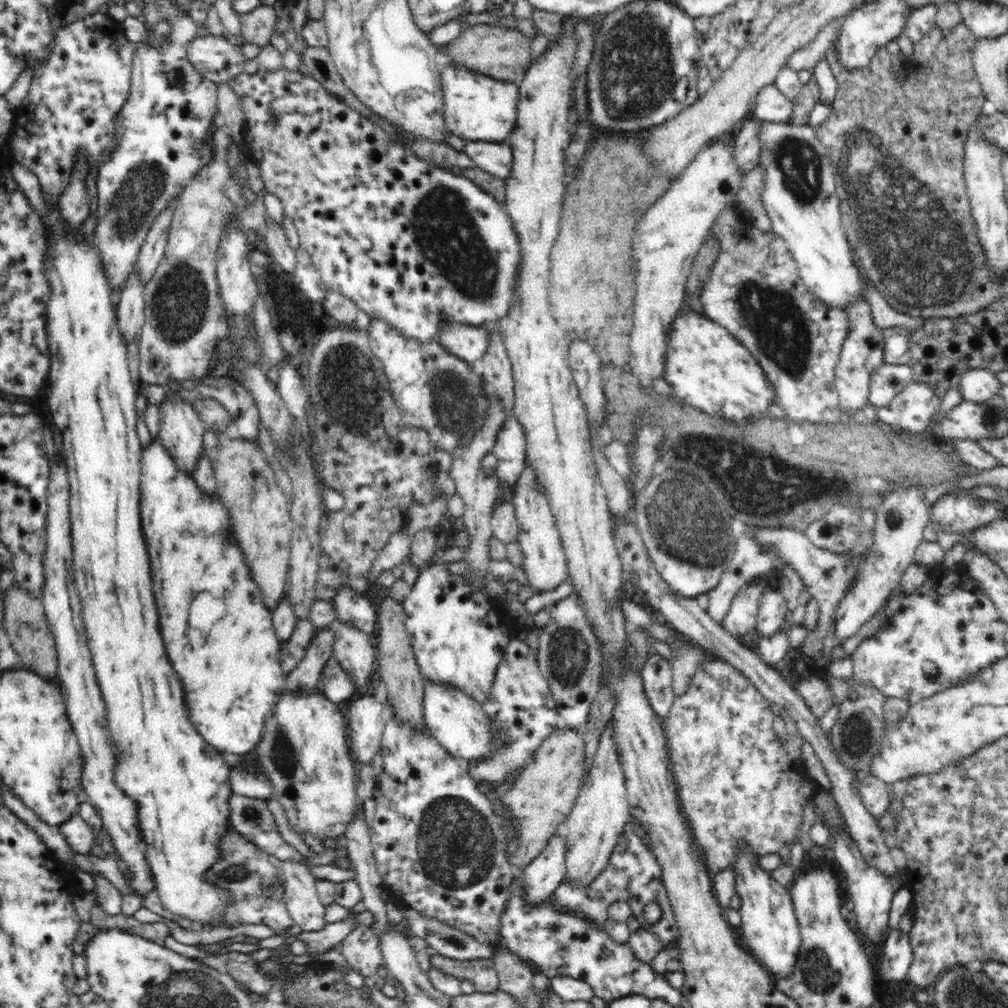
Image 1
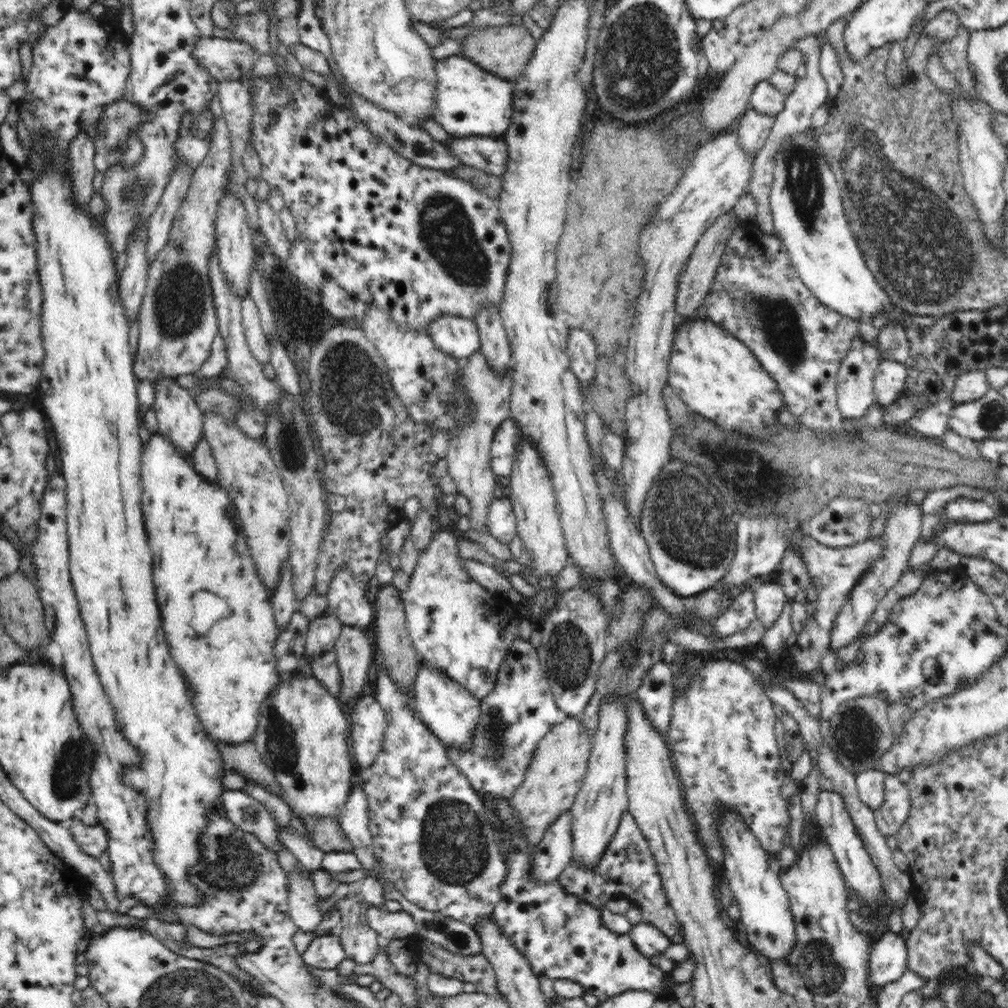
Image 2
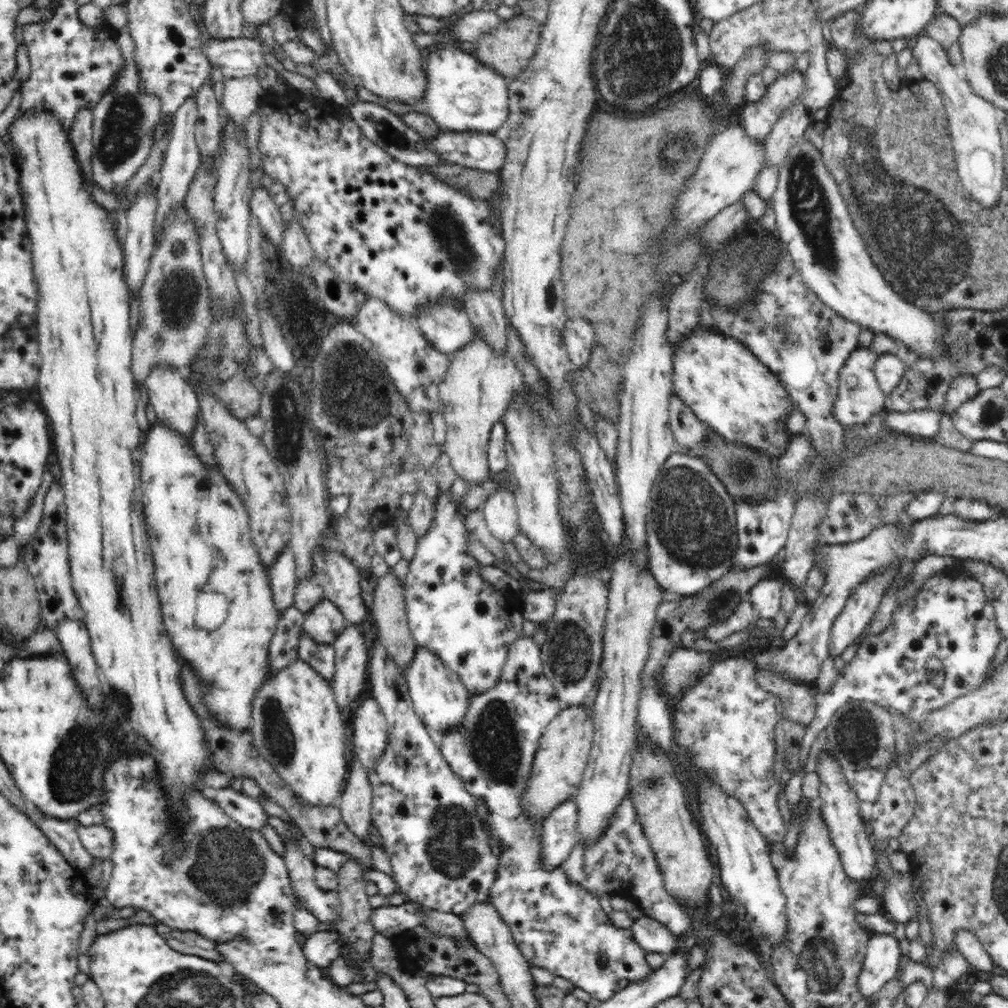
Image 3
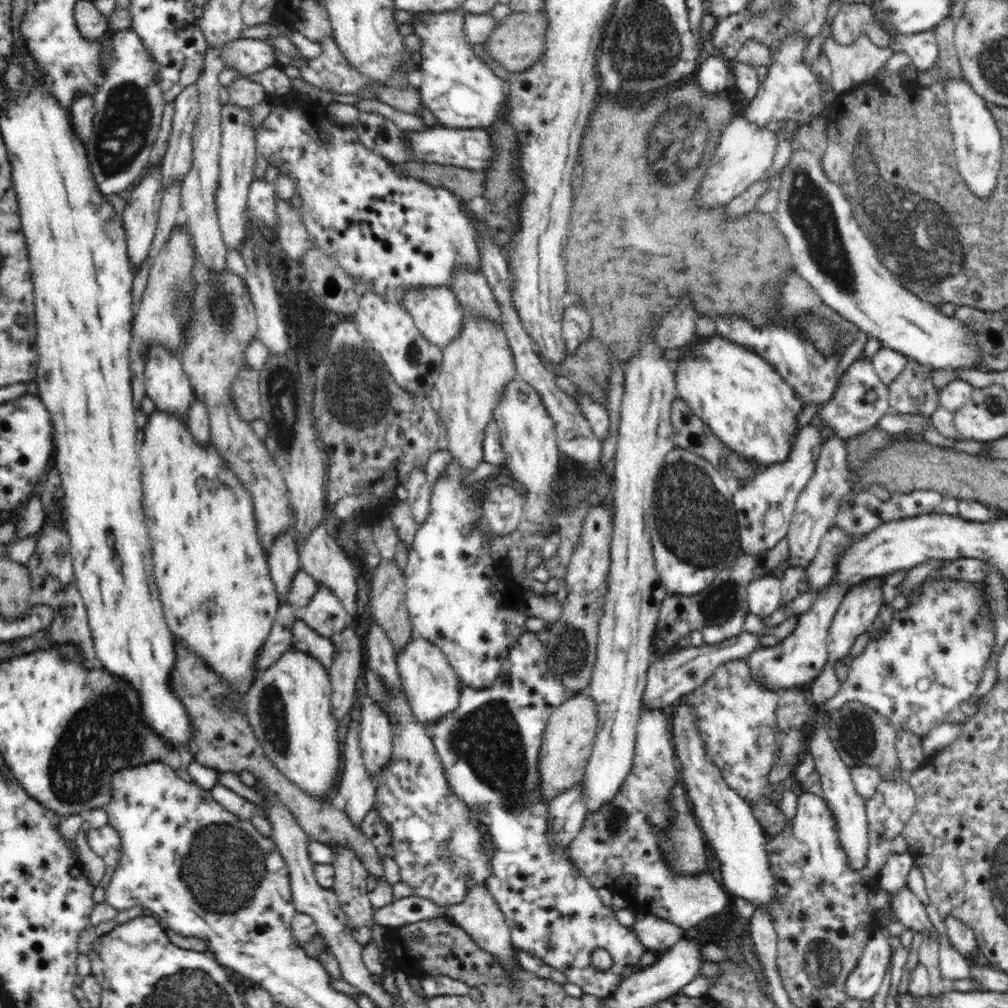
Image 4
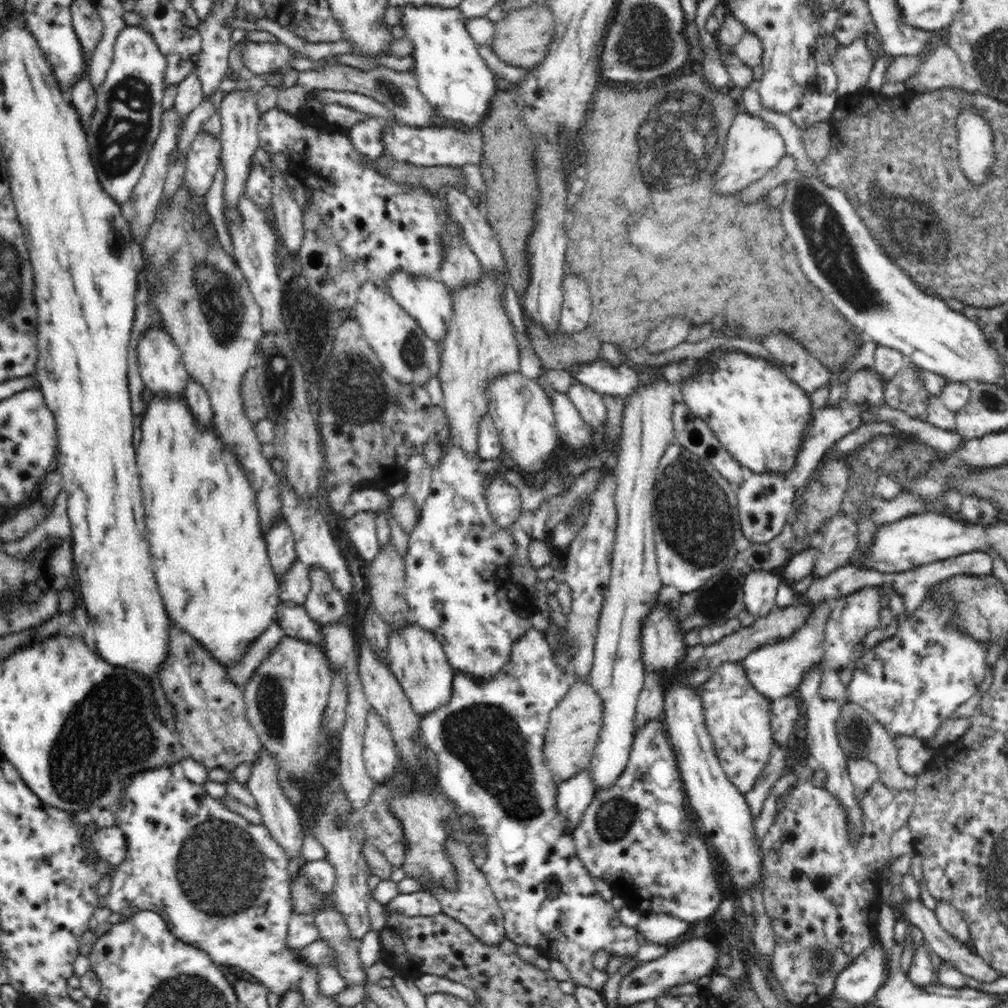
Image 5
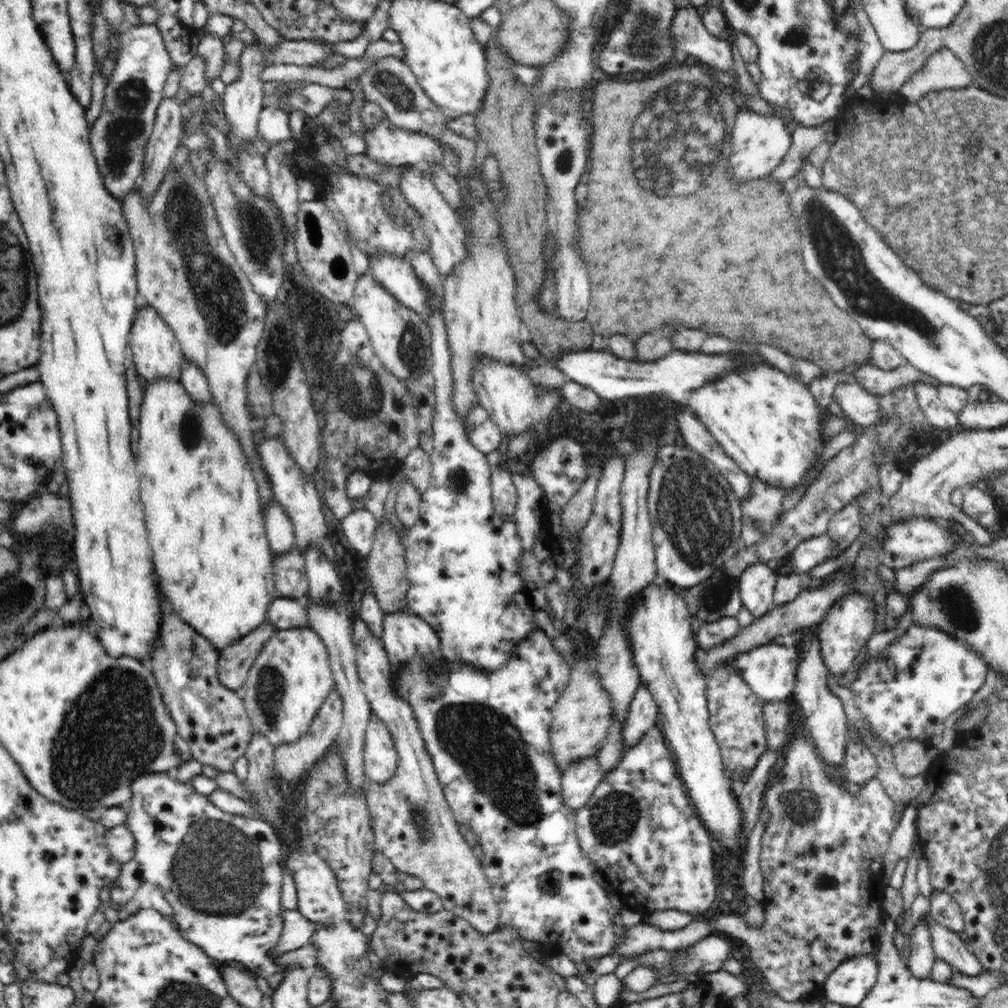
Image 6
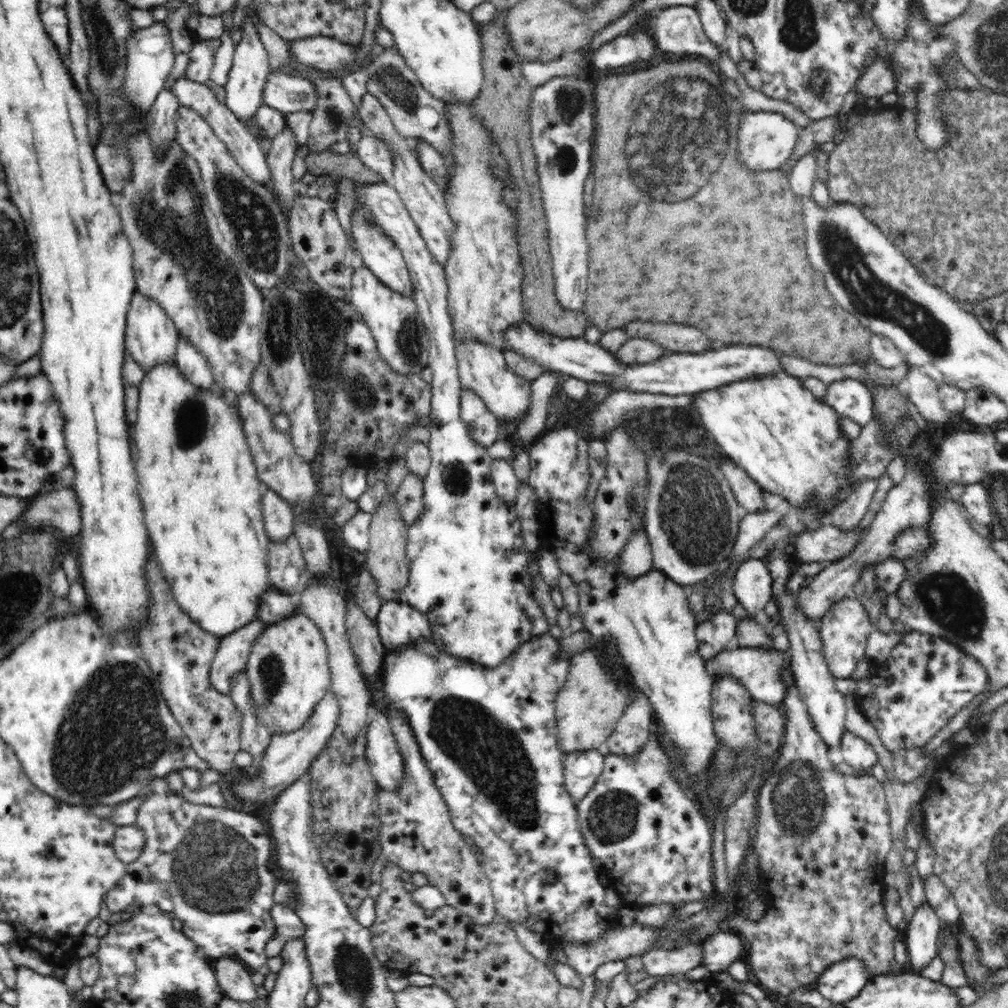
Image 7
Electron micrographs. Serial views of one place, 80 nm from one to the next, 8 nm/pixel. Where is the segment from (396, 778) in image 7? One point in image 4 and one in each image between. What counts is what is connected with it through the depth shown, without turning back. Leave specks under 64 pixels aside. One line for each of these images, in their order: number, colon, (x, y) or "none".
4: (375, 735)
5: (380, 754)
6: (380, 756)

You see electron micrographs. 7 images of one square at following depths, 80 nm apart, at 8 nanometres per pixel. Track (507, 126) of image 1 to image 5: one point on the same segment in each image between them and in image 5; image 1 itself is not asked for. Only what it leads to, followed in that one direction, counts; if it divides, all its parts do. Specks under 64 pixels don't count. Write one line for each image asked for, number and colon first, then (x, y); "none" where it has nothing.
2: (469, 101)
3: (463, 94)
4: (461, 90)
5: (456, 81)

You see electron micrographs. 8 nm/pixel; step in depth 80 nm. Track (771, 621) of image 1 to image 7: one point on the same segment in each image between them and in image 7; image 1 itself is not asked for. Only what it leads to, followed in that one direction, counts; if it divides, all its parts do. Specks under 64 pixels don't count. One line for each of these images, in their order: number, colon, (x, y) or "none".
2: (769, 598)
3: (765, 595)
4: (763, 594)
5: (759, 590)
6: (757, 583)
7: (752, 582)

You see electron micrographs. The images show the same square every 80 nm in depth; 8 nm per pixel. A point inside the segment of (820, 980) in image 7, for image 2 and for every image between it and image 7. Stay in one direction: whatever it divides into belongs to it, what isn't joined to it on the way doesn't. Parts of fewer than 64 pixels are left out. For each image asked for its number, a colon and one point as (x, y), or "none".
2: (887, 960)
3: (882, 958)
4: (864, 981)
5: (858, 982)
6: (850, 983)

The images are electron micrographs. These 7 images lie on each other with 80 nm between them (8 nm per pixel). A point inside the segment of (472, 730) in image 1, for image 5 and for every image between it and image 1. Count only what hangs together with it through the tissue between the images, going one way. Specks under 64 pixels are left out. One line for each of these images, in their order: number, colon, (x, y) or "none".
2: (450, 712)
3: (440, 699)
4: (432, 687)
5: (418, 660)

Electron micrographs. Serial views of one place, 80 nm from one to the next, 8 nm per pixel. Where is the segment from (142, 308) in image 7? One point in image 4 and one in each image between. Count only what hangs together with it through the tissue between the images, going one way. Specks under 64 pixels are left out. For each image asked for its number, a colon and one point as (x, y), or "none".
4: (166, 383)
5: (162, 370)
6: (154, 349)

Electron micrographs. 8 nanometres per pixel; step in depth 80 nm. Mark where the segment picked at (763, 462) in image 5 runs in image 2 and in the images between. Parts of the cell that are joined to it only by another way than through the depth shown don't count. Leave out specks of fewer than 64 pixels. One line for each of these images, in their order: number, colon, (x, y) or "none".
2: (716, 375)
3: (727, 387)
4: (740, 396)

